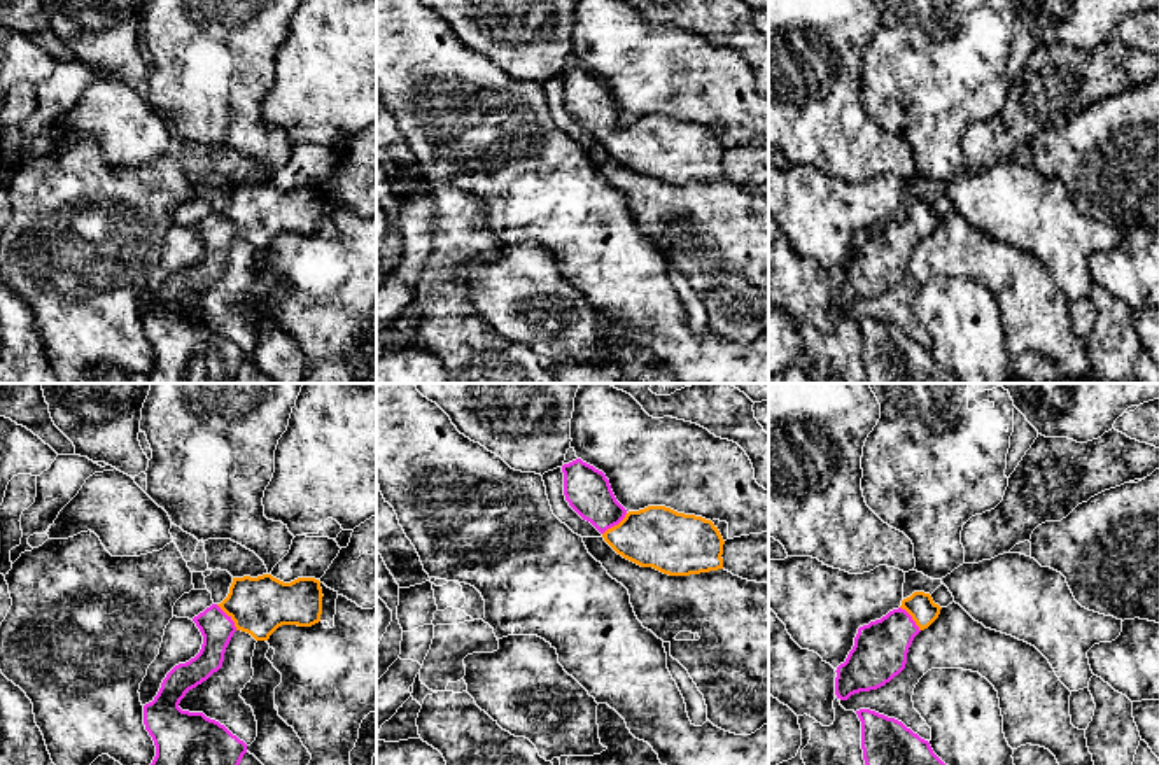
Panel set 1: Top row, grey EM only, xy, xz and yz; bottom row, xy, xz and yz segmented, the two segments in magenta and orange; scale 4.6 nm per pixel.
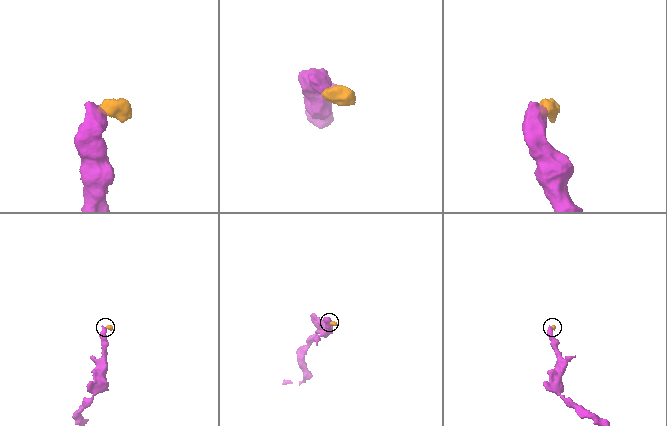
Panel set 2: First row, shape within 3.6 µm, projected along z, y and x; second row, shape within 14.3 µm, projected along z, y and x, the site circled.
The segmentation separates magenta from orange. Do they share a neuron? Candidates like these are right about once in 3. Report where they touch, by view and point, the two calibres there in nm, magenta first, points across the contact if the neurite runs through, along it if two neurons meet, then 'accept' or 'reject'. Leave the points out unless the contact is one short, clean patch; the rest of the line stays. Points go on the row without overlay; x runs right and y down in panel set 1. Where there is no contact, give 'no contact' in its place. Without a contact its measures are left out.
xy (228, 224) | 150/260 nm | across xy (216, 235), (228, 224), (249, 214), (258, 214) | accept

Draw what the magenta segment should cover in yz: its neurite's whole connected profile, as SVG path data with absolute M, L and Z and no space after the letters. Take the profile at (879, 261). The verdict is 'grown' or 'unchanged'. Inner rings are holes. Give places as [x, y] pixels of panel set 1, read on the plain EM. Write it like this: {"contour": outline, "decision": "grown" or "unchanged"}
{"contour": "M914 200L898 217L860 235L853 257L835 278L837 306L877 298L898 284L914 245L938 226L940 217L930 201Z", "decision": "grown"}

